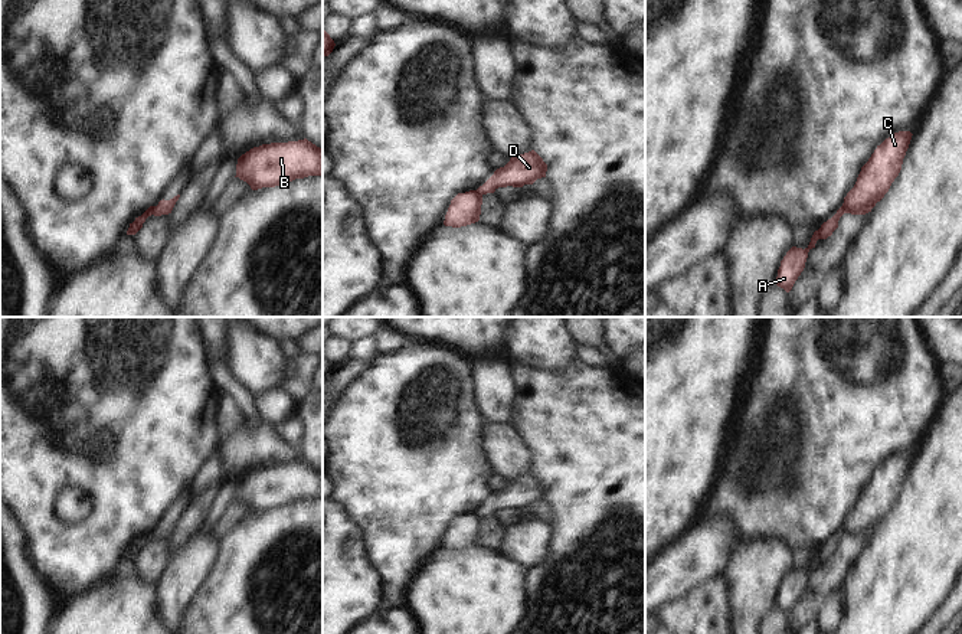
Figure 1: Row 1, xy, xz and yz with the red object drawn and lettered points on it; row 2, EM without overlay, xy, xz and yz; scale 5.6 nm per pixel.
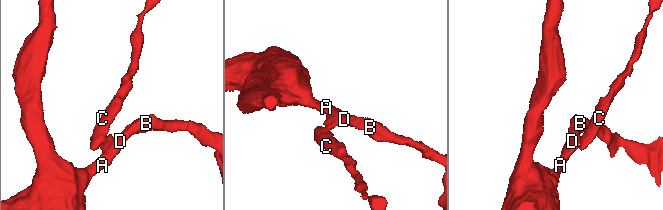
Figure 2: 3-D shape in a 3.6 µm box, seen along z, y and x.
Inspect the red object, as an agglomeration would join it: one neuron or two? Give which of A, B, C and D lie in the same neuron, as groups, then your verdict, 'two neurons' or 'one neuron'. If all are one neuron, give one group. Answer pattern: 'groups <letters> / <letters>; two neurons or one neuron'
groups A B D / C; two neurons

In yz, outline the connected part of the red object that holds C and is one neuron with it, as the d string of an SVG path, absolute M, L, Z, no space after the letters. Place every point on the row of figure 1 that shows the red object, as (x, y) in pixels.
M899 131L877 146L844 197L844 213L866 215L884 197L902 170L912 135L910 131Z

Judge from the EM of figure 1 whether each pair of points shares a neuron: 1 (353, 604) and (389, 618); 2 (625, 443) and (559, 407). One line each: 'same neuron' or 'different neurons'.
1: different neurons
2: same neuron

